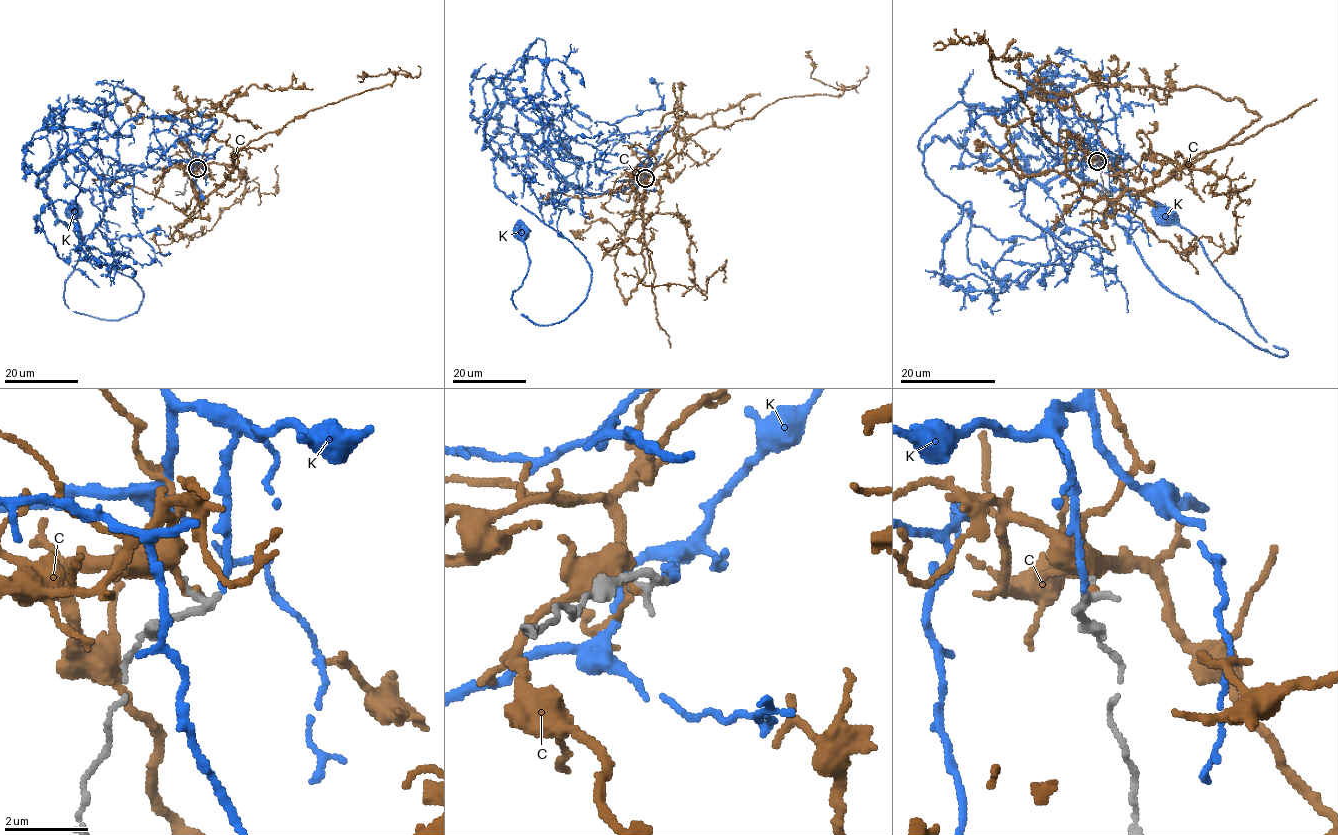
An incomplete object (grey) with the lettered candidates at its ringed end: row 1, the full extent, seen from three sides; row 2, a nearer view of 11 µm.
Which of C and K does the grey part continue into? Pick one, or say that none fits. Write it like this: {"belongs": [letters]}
{"belongs": ["K"]}

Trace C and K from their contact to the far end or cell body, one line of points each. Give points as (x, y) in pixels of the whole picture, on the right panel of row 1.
C: (1098, 160), (1127, 187), (1150, 190), (1259, 116), (1194, 87), (1046, 93), (1020, 74), (1020, 54), (991, 58)
K: (1097, 160), (1096, 140), (1118, 158), (1067, 129), (1071, 169), (1160, 282), (1287, 355), (1162, 214)

